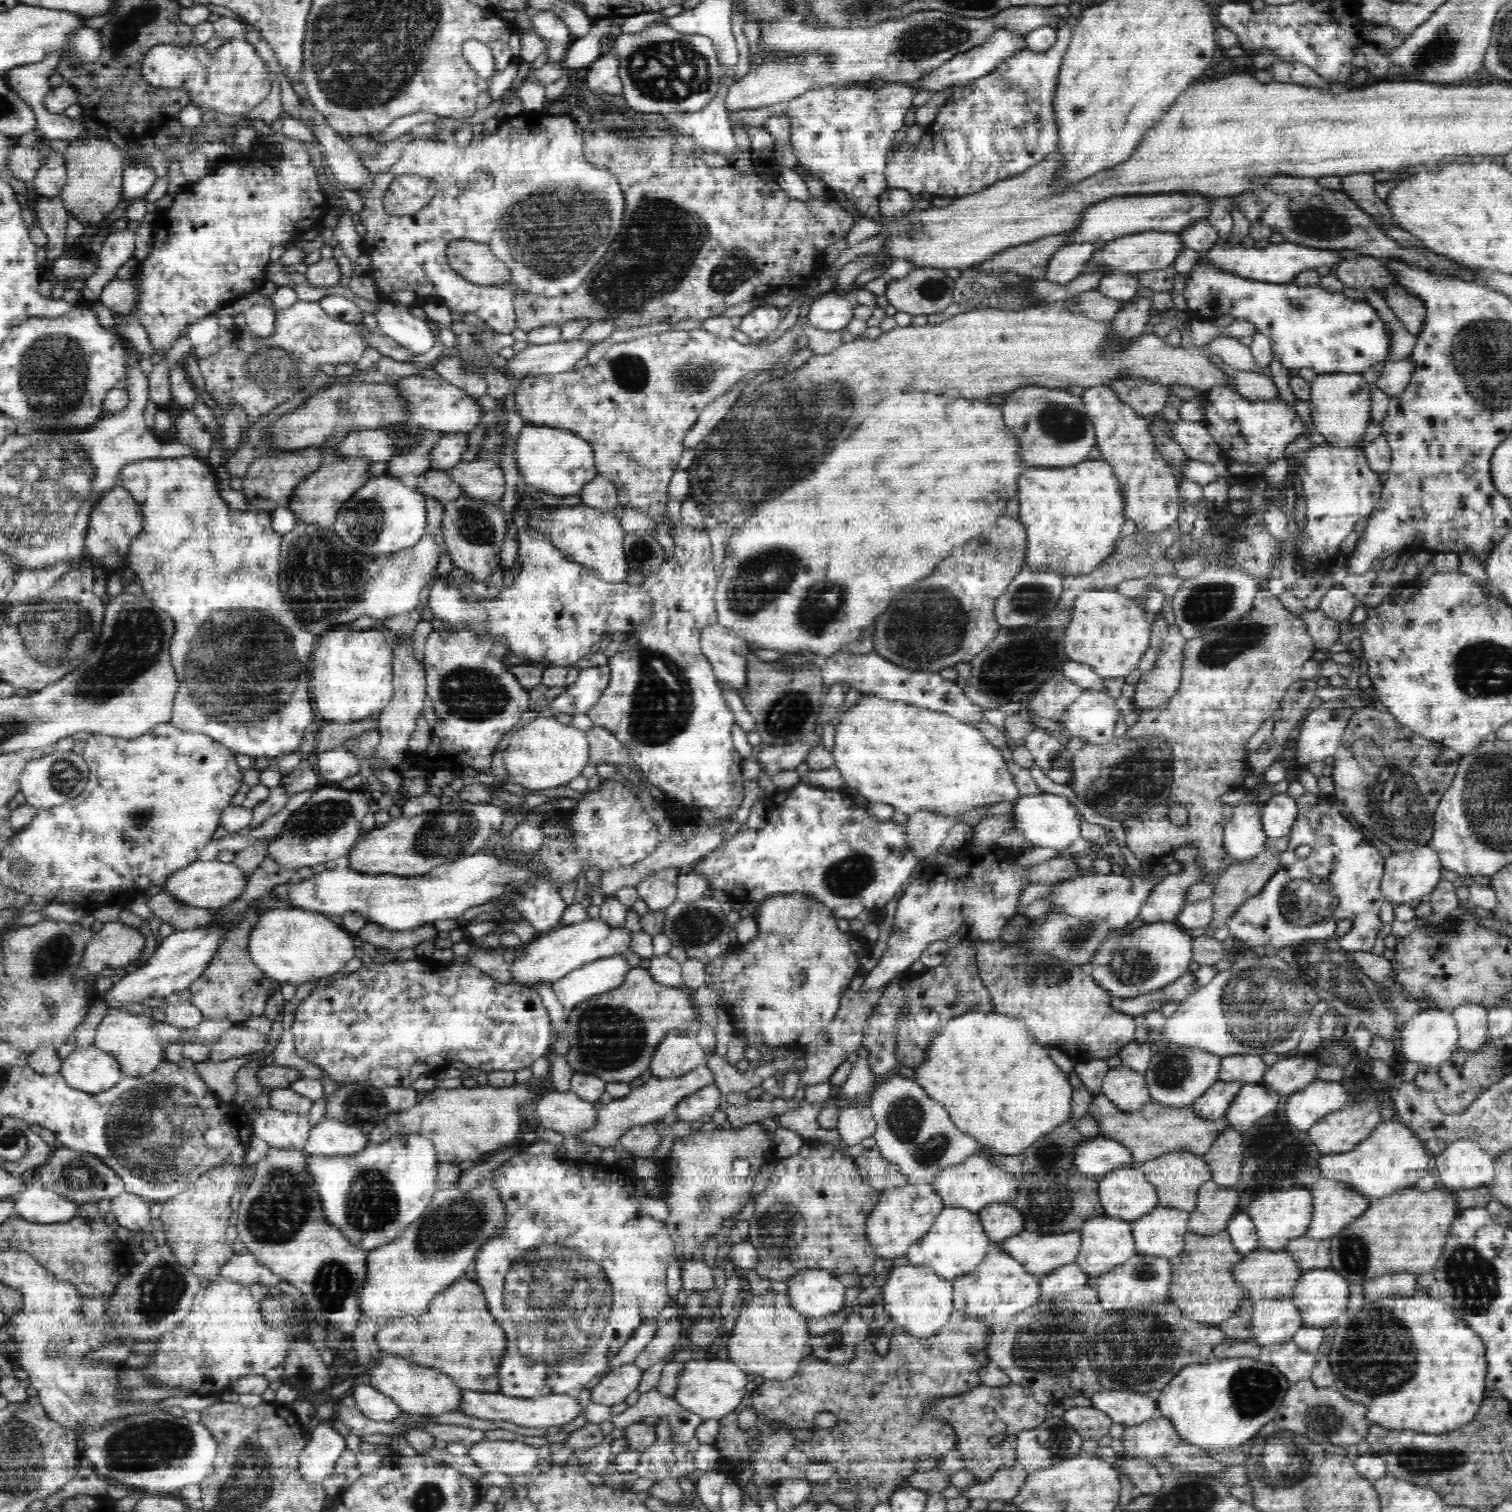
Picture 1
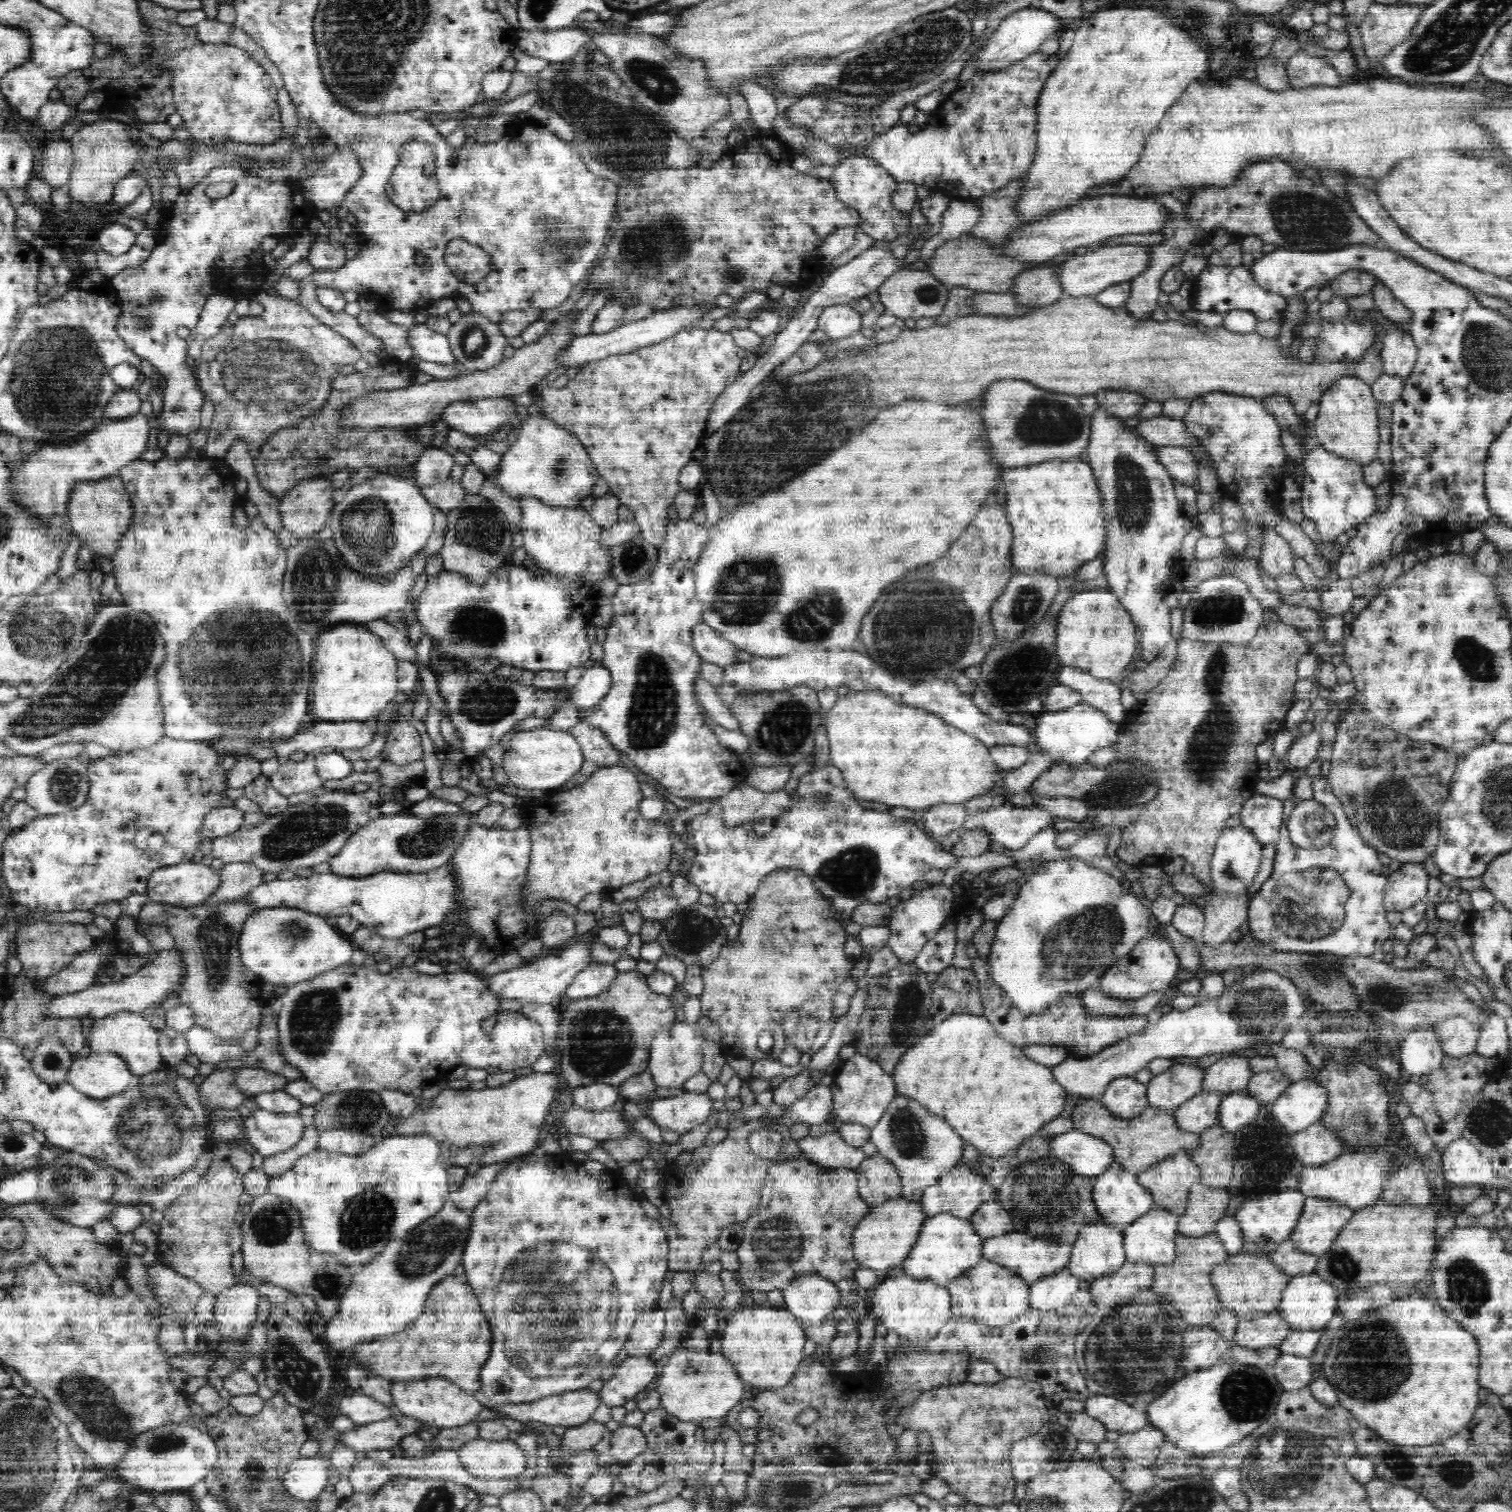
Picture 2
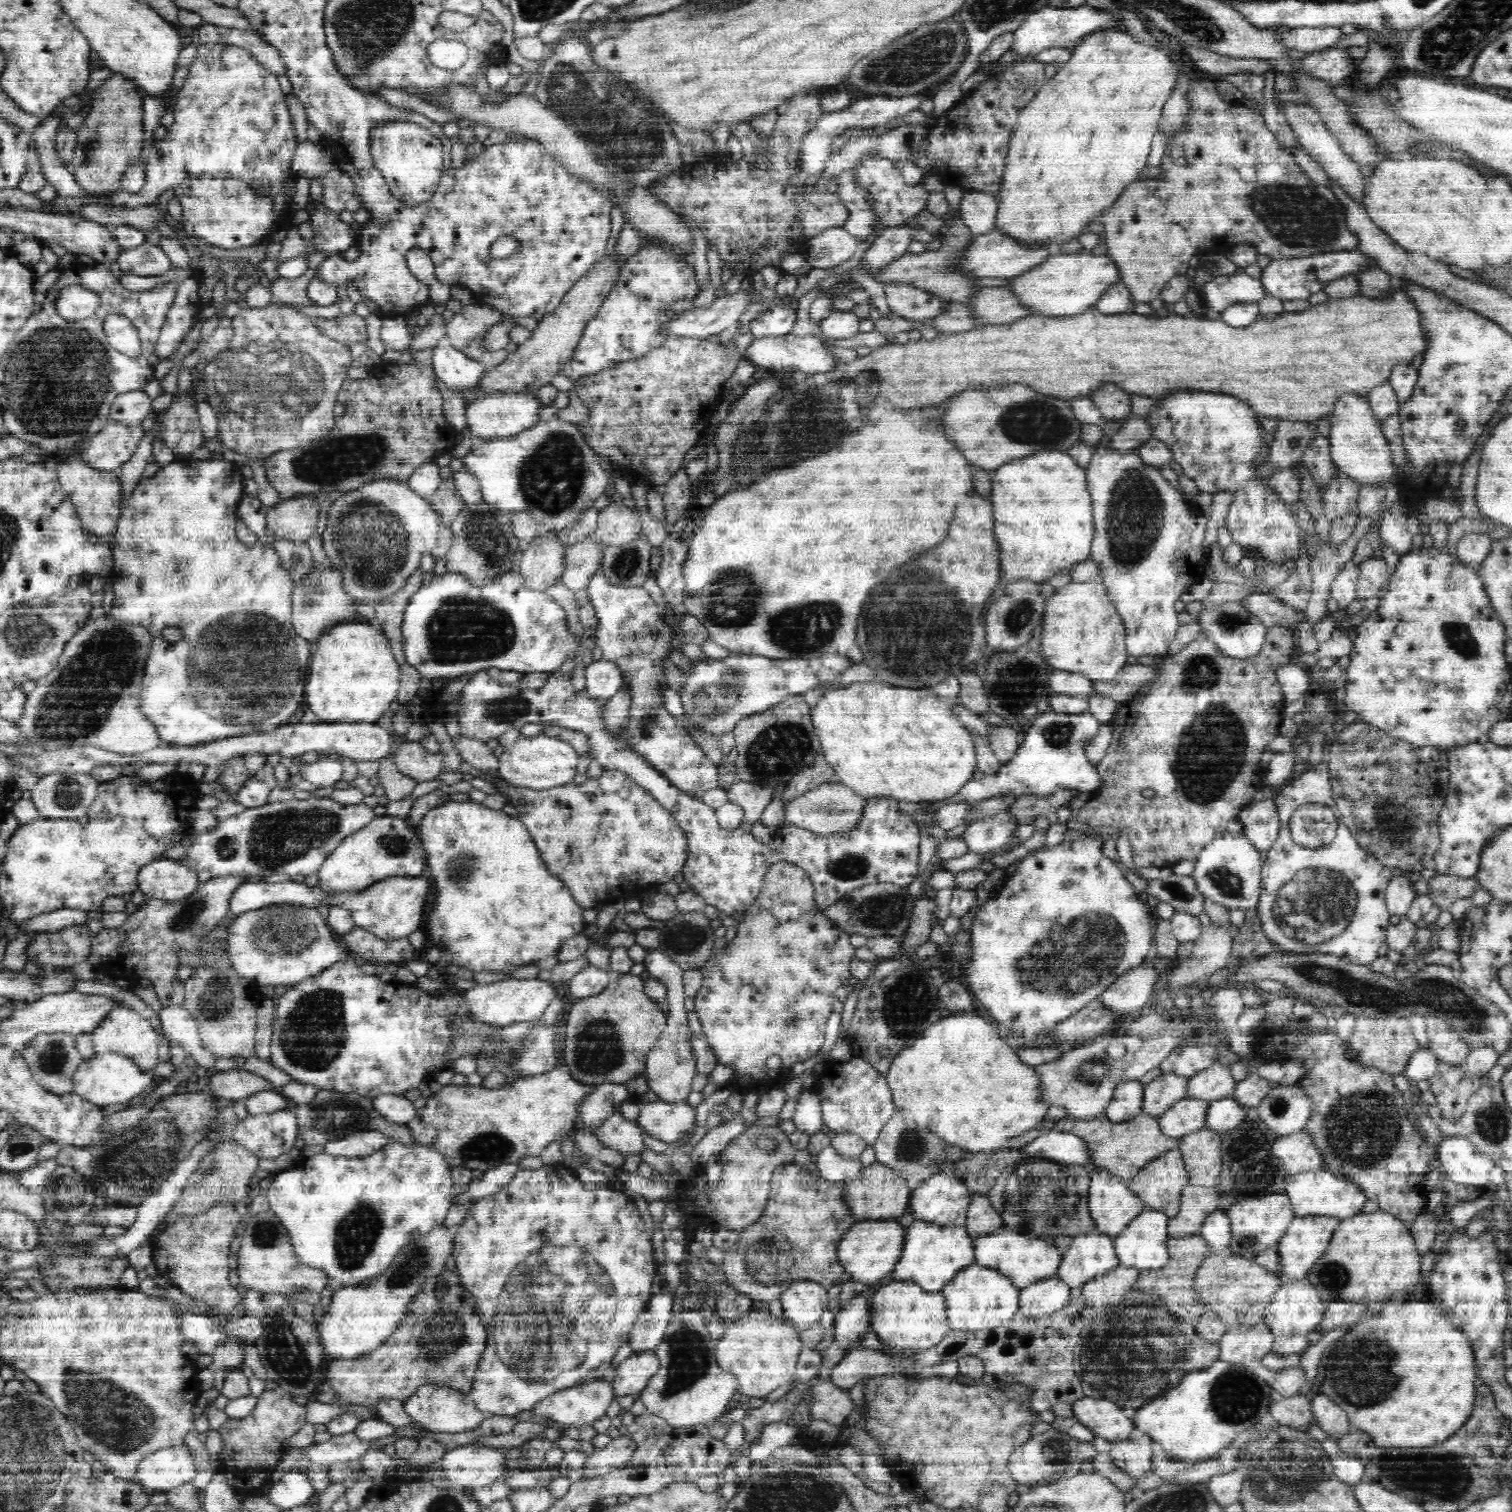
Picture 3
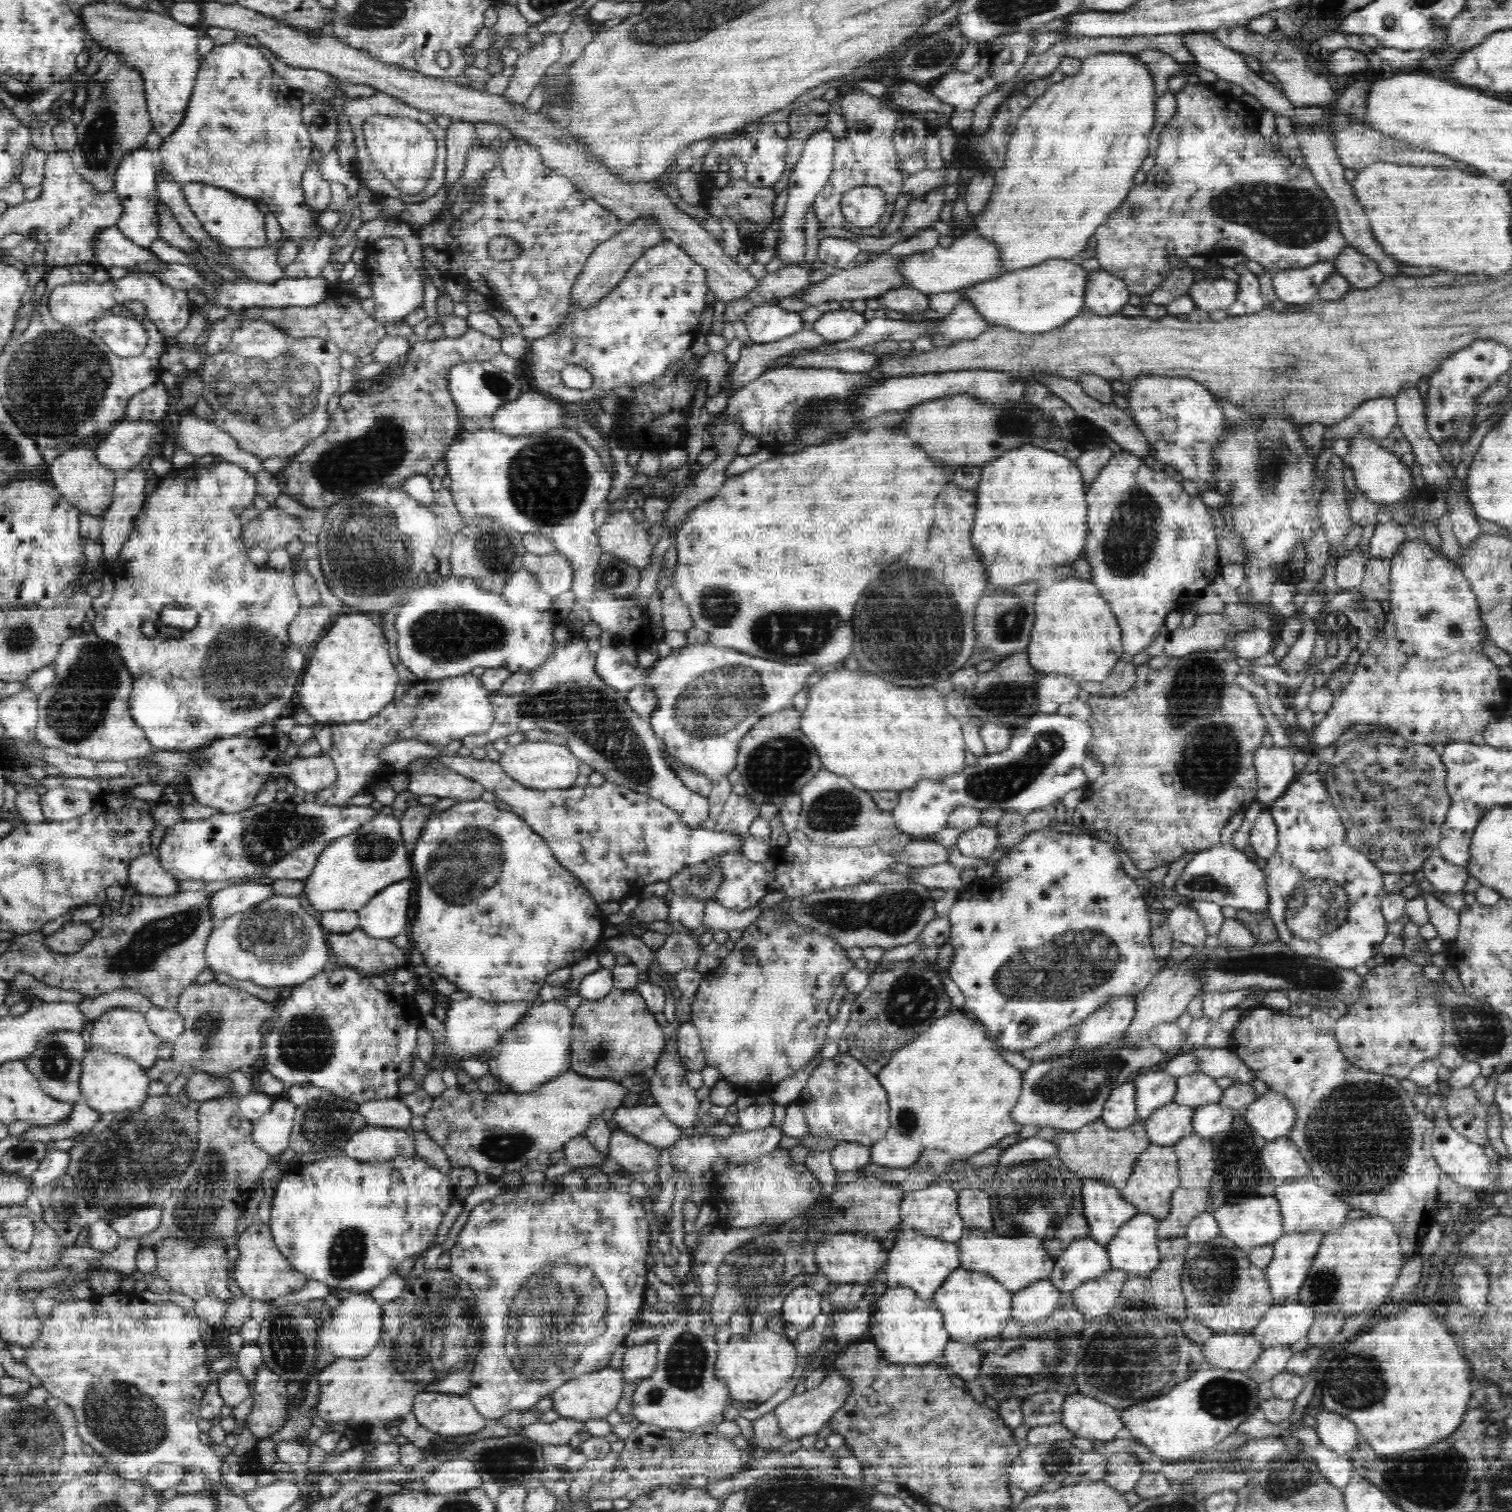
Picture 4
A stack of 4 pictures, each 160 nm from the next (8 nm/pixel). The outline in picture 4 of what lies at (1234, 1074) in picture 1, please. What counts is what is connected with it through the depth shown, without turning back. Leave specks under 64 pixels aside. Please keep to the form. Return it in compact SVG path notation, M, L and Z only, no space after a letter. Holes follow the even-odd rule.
M1194 1074L1178 1078L1178 1090L1173 1103L1202 1107L1209 1103L1219 1103L1224 1090L1217 1086L1215 1079L1206 1074Z

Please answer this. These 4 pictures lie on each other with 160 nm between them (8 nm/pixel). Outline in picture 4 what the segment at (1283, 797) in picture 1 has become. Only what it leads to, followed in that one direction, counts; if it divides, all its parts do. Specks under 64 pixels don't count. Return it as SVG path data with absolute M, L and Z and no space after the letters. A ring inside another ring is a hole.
M1266 808L1256 818L1252 830L1250 830L1250 846L1260 858L1267 859L1276 852L1277 848L1277 826L1272 813Z

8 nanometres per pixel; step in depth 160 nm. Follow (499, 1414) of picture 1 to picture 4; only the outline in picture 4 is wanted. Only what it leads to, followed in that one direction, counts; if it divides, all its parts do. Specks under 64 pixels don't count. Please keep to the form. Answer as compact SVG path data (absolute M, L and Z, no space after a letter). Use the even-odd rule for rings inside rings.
M606 1367L565 1382L549 1396L553 1400L553 1409L560 1417L586 1422L594 1418L604 1418L612 1410L616 1411L616 1405L624 1392L624 1383L624 1375L620 1369Z

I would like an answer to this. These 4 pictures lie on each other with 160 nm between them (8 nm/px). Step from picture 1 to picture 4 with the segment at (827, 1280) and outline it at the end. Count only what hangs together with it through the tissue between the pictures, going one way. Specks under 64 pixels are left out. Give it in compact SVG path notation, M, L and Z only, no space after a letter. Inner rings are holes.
M807 1285L794 1287L784 1297L781 1315L785 1322L794 1324L799 1329L812 1326L814 1318L820 1314L822 1294Z

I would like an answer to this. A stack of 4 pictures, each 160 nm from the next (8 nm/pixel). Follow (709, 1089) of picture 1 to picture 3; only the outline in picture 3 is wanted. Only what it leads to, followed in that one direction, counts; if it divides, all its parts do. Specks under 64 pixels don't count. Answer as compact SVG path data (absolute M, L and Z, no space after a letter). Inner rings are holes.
M662 1100L640 1104L640 1115L635 1121L643 1132L653 1139L664 1143L674 1143L688 1135L688 1131L696 1127L696 1108L690 1107L687 1103L670 1104Z

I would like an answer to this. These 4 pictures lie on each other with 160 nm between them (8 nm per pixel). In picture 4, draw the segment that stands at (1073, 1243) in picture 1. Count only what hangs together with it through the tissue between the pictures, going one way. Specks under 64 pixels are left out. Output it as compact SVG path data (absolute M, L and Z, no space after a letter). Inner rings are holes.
M965 1230L959 1245L959 1266L966 1270L985 1272L988 1276L999 1280L1010 1292L1030 1286L1034 1282L1048 1279L1055 1267L1055 1259L1044 1248L1043 1240L1033 1234L1026 1236L996 1236L996 1234L980 1234L980 1230Z

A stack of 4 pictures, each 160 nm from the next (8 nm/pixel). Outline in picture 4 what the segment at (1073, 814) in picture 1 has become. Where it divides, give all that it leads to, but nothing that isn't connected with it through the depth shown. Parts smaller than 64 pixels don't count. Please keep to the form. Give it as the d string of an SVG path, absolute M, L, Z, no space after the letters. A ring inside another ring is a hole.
M982 824L961 832L957 837L955 849L962 856L988 859L998 847L998 839L995 827Z

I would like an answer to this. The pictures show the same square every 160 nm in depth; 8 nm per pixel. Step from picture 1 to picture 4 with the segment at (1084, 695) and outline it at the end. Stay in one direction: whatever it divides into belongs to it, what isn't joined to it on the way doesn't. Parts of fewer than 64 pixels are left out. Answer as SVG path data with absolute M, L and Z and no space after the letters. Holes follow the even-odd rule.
M1034 714L1020 730L1015 730L1006 750L999 753L986 753L977 759L969 758L969 763L960 772L948 775L944 780L922 779L906 791L898 791L899 802L892 810L896 826L914 838L927 838L947 827L950 812L960 806L976 808L1001 808L1003 811L1016 810L1020 814L1030 814L1034 810L1058 803L1065 794L1076 788L1088 788L1091 782L1083 771L1088 742L1092 740L1091 725L1087 721L1076 721L1074 717L1062 714Z

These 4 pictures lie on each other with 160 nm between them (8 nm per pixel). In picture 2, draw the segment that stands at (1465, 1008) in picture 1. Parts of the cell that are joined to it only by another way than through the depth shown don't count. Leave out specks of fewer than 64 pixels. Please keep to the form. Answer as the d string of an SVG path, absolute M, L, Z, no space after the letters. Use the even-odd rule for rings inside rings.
M1452 1016L1432 1027L1445 1055L1456 1058L1475 1052L1480 1032L1477 1024L1461 1016Z

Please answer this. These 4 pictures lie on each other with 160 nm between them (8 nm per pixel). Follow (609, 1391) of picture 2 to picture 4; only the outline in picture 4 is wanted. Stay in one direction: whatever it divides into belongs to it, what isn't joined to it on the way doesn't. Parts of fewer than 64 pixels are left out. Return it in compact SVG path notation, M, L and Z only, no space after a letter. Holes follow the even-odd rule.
M657 1340L642 1345L628 1347L620 1369L624 1382L638 1384L641 1380L650 1378L658 1367Z

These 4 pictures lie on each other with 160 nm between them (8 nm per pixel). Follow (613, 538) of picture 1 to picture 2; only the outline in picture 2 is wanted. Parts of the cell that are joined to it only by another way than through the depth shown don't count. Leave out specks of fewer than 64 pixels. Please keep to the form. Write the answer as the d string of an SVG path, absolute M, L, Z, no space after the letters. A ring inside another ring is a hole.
M518 498L520 509L522 509L522 525L521 532L523 534L523 547L527 554L534 558L536 566L554 572L556 576L566 576L577 578L578 580L588 580L592 583L601 580L604 577L611 576L611 560L610 546L603 548L599 543L600 531L604 528L598 526L591 517L590 509L583 507L560 507L560 506L546 506L541 500L537 498Z

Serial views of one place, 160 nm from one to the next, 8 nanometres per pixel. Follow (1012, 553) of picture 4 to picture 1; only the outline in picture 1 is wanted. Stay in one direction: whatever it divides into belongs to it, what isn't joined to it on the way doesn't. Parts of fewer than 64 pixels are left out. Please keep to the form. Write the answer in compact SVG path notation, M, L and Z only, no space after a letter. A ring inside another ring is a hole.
M1085 460L1075 465L1050 468L1024 468L1020 474L1020 522L1027 531L1025 569L1053 572L1063 577L1080 576L1095 570L1110 556L1125 522L1126 498L1119 487L1114 468L1104 460Z

